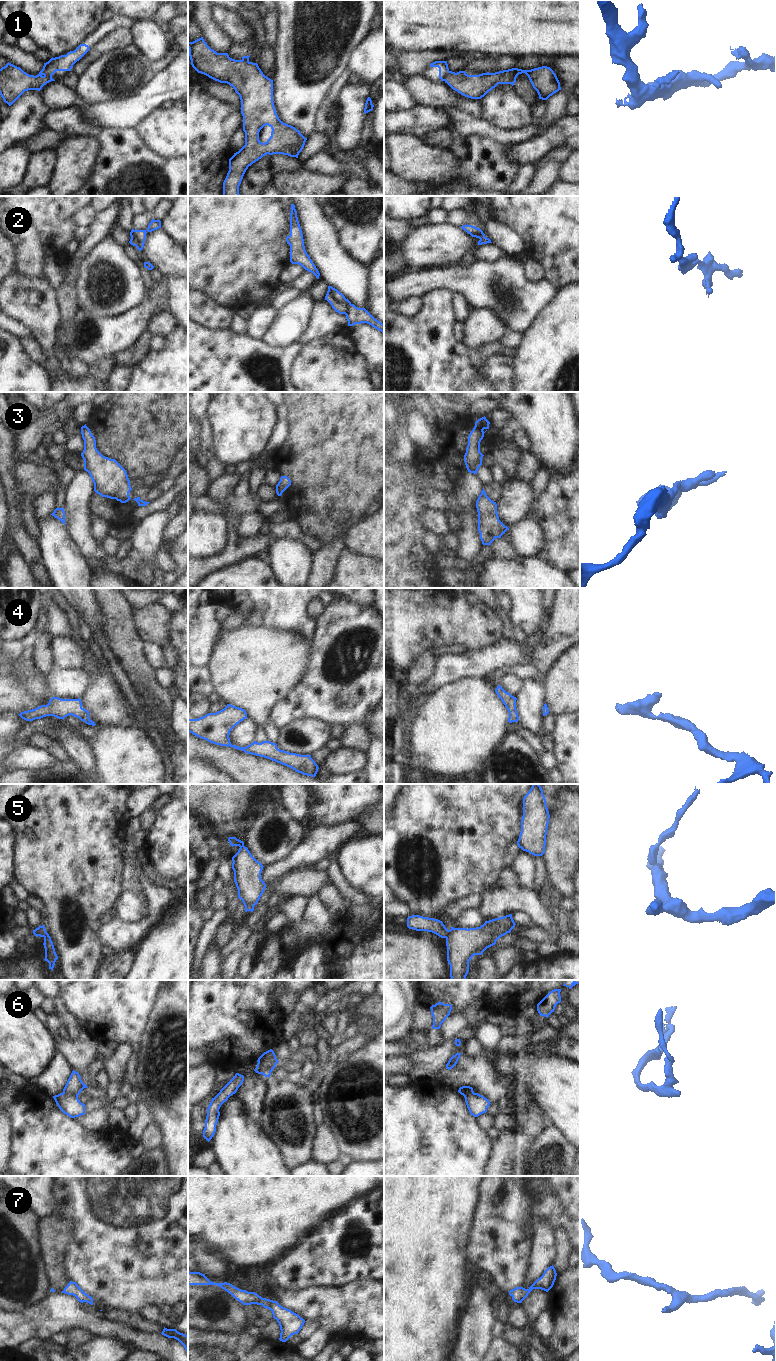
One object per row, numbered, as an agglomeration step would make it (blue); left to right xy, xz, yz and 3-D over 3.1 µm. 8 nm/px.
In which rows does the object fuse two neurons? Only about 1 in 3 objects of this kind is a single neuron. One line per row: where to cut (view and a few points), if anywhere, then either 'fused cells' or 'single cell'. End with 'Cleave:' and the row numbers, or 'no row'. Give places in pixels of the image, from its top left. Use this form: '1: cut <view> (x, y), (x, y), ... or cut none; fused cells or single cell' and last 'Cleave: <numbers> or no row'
1: cut yz (449, 71), (443, 80); fused cells
2: cut xz (327, 292), (328, 296), (336, 301), (344, 301), (346, 299); fused cells
3: cut none; single cell
4: cut none; single cell
5: cut yz (449, 930), (446, 938); fused cells
6: cut xz (258, 1062), (267, 1076); fused cells
7: cut none; single cell
Cleave: 1, 2, 5, 6

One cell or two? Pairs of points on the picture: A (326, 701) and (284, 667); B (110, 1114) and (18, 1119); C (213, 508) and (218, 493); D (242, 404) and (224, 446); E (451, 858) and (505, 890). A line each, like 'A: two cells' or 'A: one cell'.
A: two cells
B: two cells
C: two cells
D: one cell
E: two cells

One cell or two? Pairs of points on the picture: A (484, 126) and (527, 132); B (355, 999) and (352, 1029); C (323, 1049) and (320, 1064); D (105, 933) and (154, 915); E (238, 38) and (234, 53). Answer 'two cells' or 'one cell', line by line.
A: one cell
B: one cell
C: one cell
D: one cell
E: two cells

